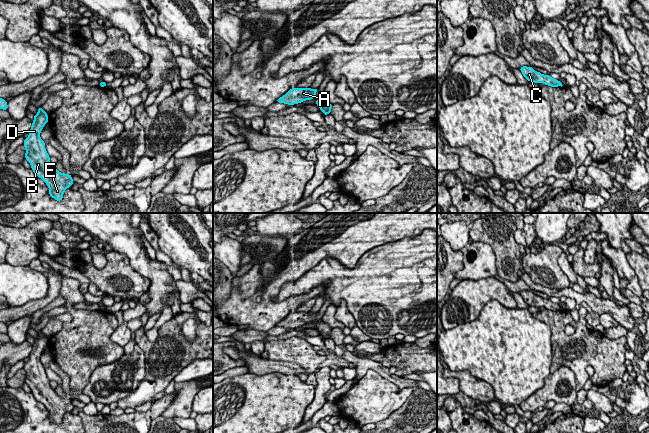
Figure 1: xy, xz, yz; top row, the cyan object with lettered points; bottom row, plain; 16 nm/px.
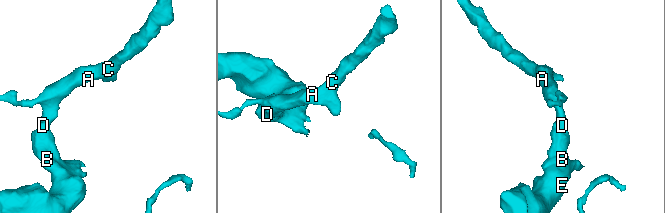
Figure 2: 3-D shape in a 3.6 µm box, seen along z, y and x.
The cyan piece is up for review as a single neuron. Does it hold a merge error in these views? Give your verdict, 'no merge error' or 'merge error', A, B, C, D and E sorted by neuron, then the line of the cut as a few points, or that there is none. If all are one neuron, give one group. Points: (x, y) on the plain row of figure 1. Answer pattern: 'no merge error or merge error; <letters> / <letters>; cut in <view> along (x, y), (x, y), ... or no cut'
no merge error; A B C D E; no cut

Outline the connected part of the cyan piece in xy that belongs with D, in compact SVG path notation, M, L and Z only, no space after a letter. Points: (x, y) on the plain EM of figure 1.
M39 331L38 337L34 339L29 360L24 363L25 383L30 387L35 399L46 407L49 419L56 425L61 425L64 415L72 410L73 403L70 398L59 396L50 386L45 366L40 361L40 357L47 347L48 338L42 331Z

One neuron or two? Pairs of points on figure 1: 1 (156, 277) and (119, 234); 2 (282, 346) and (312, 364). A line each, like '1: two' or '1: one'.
1: one
2: one

